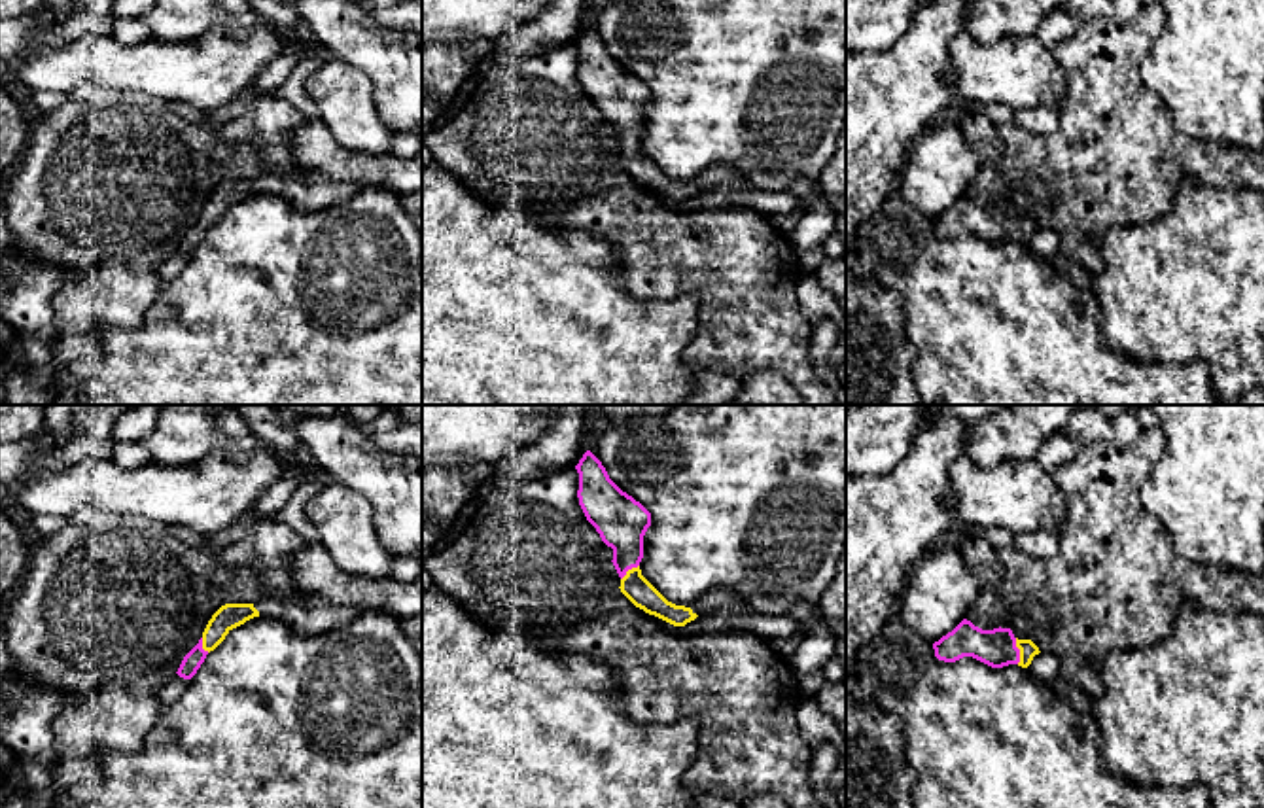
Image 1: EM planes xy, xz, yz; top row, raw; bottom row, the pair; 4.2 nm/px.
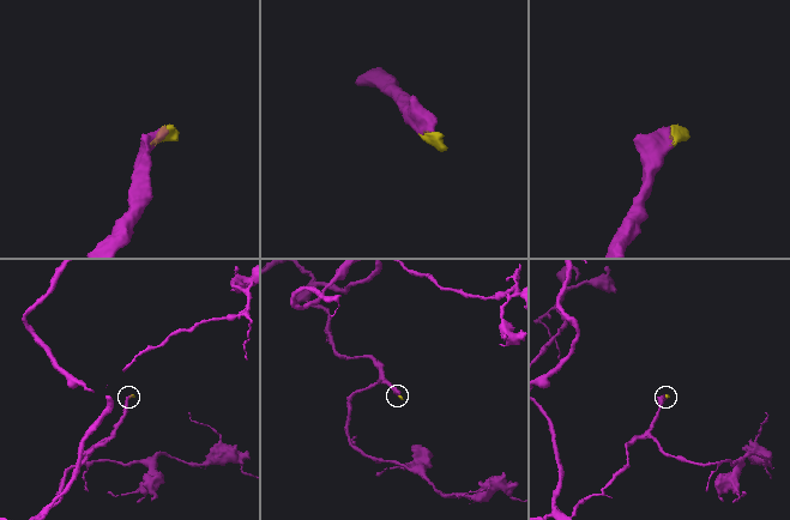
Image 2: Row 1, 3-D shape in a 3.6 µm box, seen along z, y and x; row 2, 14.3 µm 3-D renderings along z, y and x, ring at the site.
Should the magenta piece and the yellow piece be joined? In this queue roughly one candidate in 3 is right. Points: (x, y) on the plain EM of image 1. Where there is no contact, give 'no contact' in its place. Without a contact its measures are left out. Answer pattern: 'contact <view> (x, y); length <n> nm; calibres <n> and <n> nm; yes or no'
contact yz (1018, 228); length 110 nm; calibres 160 and 80 nm; yes

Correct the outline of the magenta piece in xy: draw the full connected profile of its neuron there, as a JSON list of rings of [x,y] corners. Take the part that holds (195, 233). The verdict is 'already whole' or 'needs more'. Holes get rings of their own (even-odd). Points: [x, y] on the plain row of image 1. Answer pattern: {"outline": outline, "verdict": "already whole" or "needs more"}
{"outline": [[[254,180],[221,182],[208,197],[199,220],[184,233],[176,250],[184,255],[191,255],[204,238],[206,231],[214,227],[233,204],[254,193],[259,193]]], "verdict": "needs more"}

